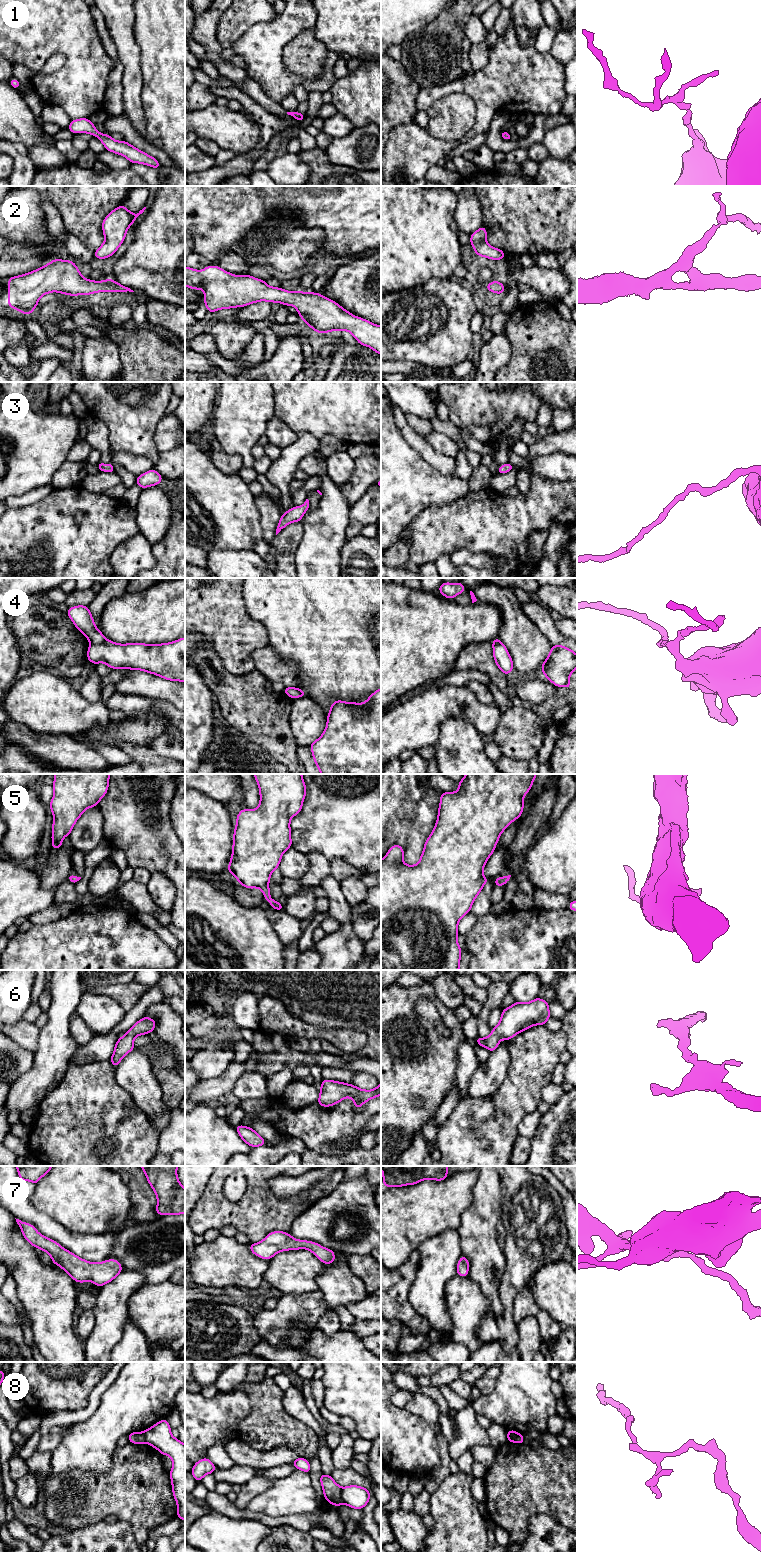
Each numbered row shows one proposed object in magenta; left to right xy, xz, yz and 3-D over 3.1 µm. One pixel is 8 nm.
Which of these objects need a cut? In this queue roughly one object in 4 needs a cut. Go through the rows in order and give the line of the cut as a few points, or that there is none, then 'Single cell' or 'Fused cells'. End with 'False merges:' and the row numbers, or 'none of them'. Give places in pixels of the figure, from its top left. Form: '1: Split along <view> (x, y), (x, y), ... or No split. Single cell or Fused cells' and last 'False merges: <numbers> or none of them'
1: No split. Single cell
2: No split. Single cell
3: No split. Single cell
4: Split along xy (106, 639), (91, 644). Fused cells
5: No split. Single cell
6: No split. Single cell
7: No split. Single cell
8: Split along xz (341, 1488), (343, 1503). Fused cells
False merges: 4, 8

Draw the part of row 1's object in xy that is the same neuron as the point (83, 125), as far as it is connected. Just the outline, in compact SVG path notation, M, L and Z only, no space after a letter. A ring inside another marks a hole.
M88 118L72 120L67 129L74 134L89 133L96 136L103 143L106 150L124 156L130 163L140 163L155 169L160 168L160 163L157 159L140 151L125 140L115 141L111 135L98 132L95 125Z

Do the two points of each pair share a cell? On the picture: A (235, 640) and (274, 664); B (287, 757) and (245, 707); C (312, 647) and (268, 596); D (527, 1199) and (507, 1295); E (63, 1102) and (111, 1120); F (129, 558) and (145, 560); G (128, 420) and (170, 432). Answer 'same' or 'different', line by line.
A: different
B: same
C: same
D: same
E: same
F: same
G: different

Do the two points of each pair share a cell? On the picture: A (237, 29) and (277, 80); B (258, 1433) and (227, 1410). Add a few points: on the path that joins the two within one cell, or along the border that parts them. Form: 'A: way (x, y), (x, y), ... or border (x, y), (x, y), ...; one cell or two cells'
A: border (262, 22), (253, 24), (231, 46); two cells
B: border (249, 1397), (250, 1412), (238, 1422), (236, 1433); two cells

